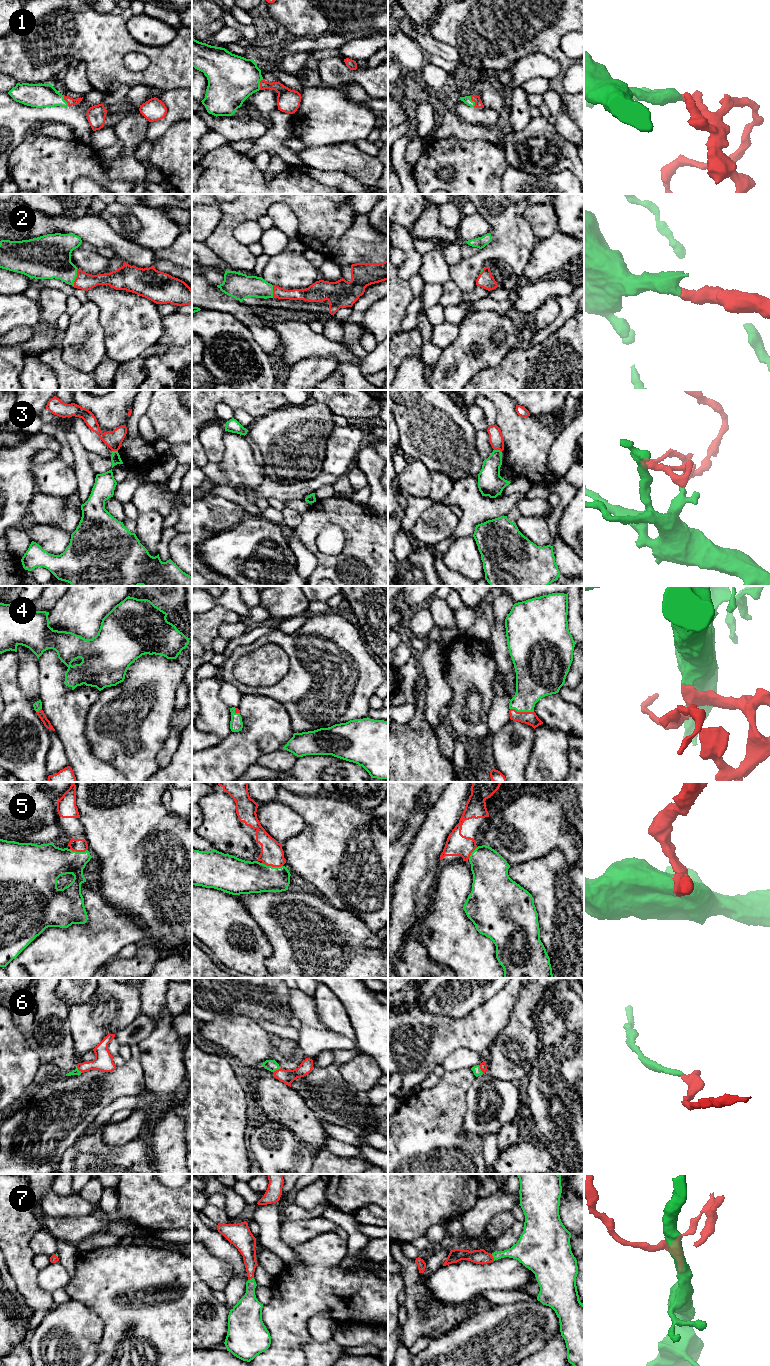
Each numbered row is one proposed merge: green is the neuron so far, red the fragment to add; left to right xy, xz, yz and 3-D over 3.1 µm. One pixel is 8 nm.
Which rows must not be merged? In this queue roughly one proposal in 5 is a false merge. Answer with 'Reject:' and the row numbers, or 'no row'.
Reject: 3

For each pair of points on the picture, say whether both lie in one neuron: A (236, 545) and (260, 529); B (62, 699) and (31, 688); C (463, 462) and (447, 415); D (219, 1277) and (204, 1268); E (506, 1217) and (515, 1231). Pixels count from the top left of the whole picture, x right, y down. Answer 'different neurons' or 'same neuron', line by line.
A: same neuron
B: different neurons
C: same neuron
D: same neuron
E: different neurons

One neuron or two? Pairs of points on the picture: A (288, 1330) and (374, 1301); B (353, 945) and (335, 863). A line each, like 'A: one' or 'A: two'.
A: one
B: two

